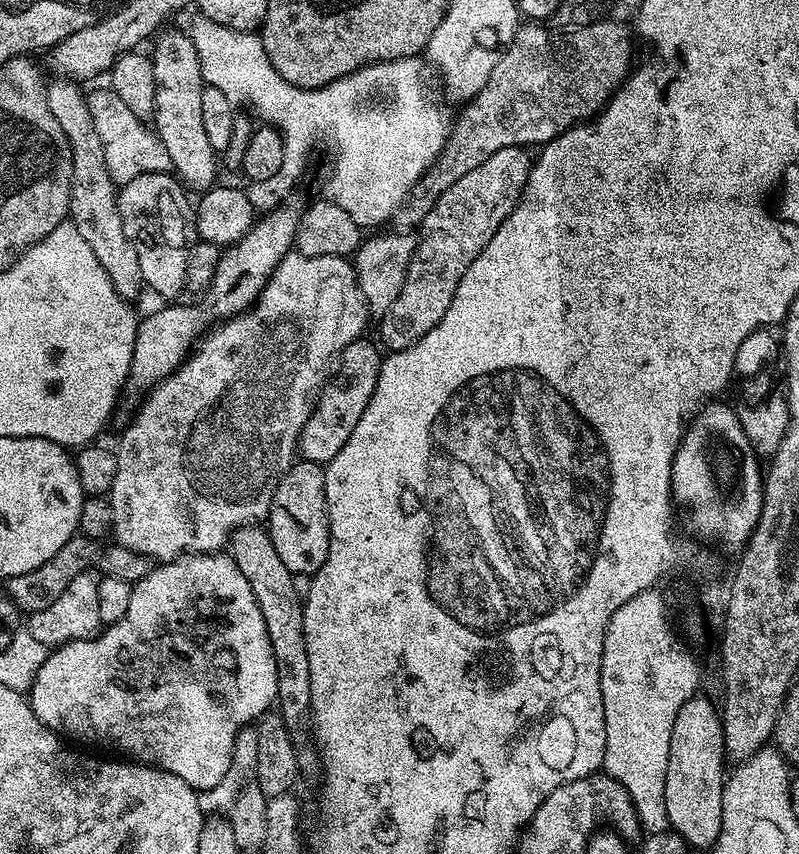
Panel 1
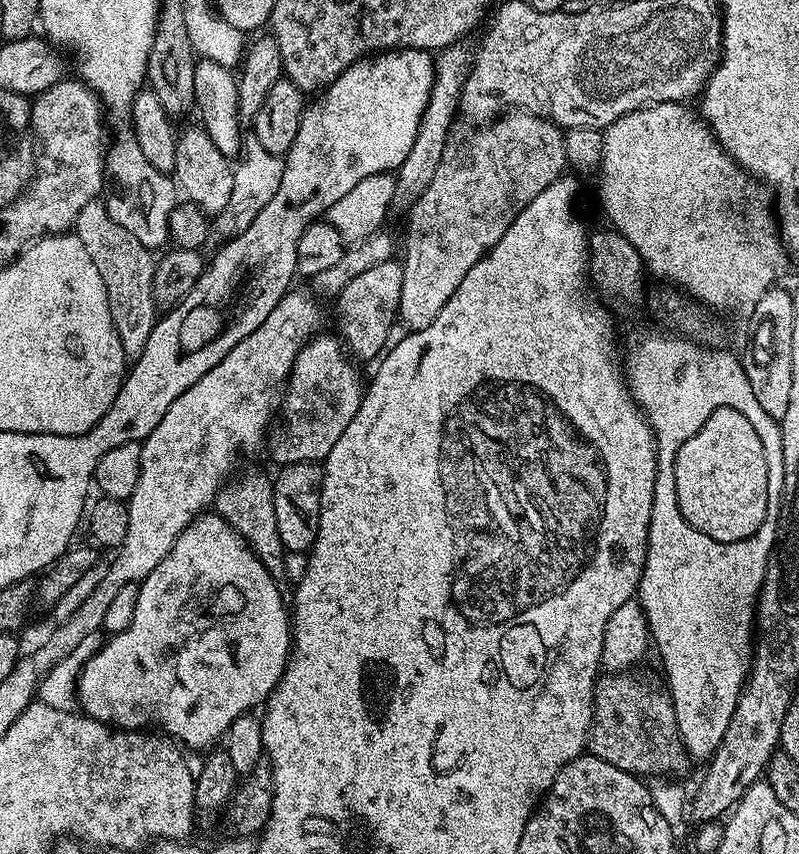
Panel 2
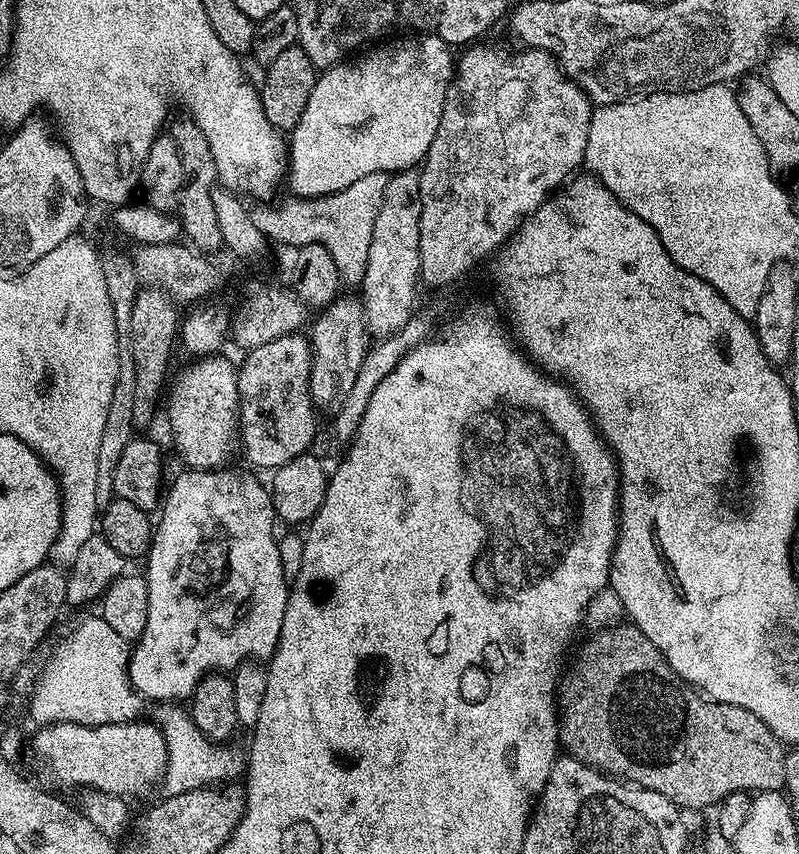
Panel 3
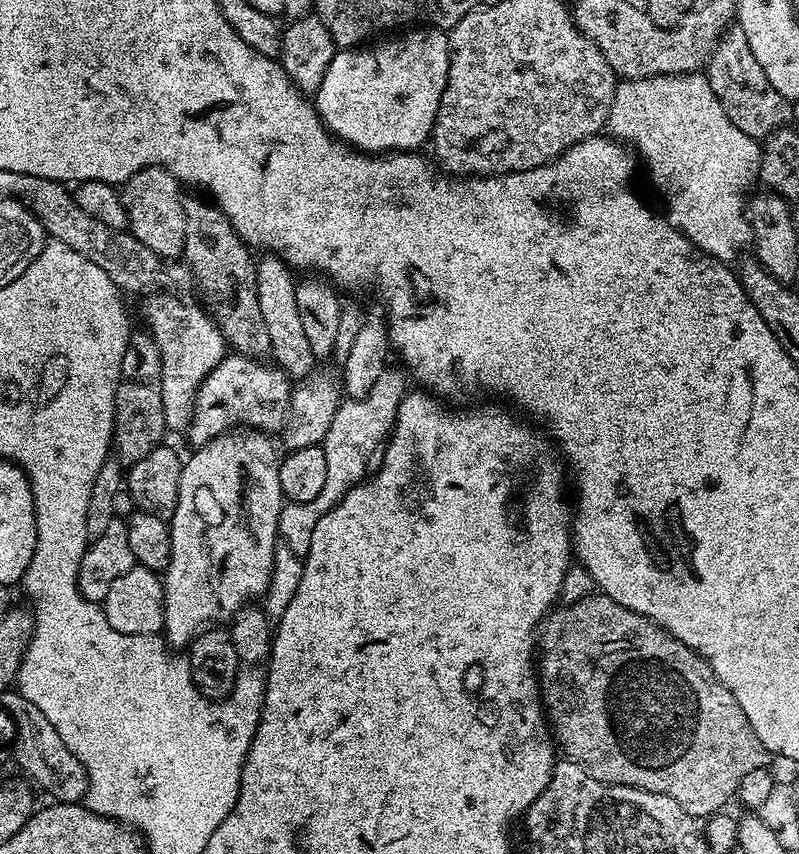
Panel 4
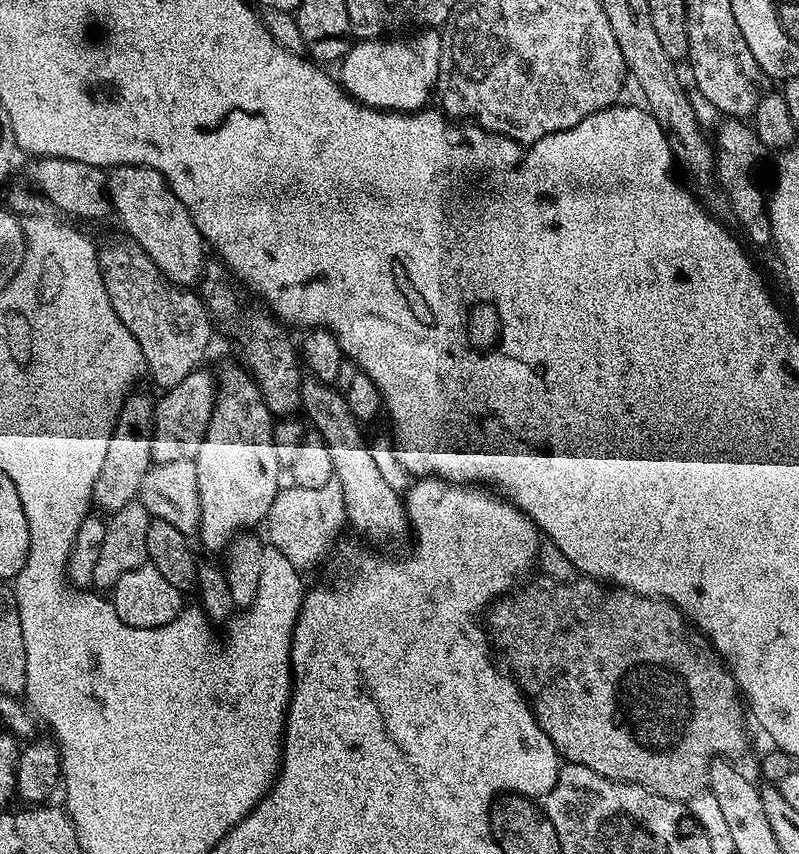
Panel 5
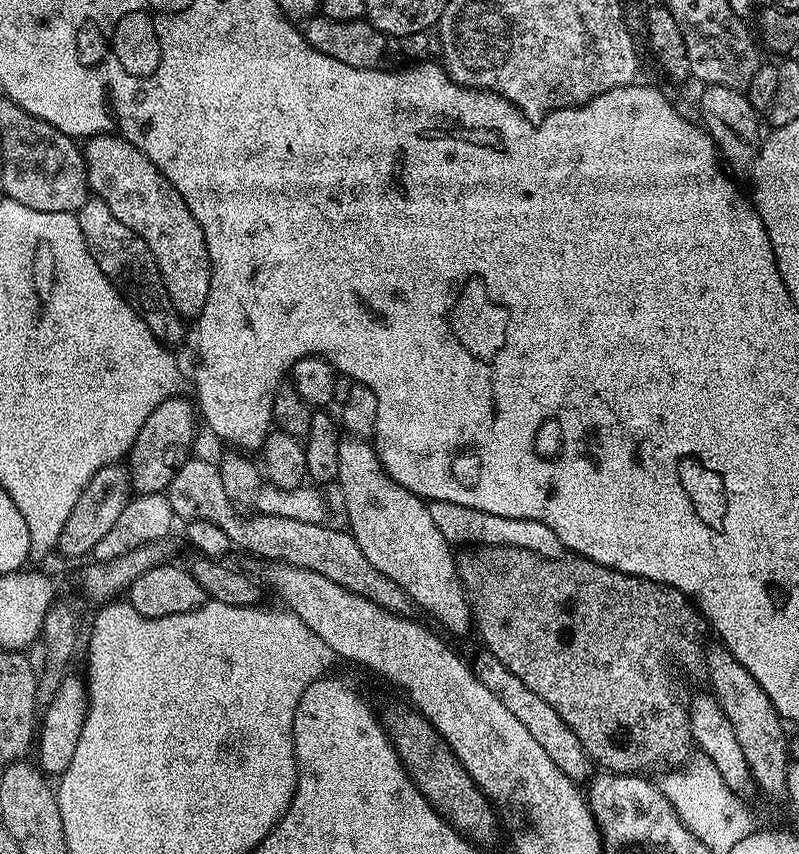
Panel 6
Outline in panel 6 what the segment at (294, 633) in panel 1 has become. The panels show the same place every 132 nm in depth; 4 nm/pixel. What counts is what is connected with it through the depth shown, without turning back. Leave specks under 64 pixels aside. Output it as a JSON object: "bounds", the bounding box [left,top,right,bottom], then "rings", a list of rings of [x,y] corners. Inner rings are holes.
{"bounds":[80,198,186,346],"rings":[[[89,198],[80,208],[80,225],[82,226],[82,238],[86,238],[86,246],[90,250],[90,258],[98,262],[98,270],[106,274],[106,278],[131,308],[150,326],[150,330],[159,338],[161,344],[173,346],[184,336],[186,321],[184,317],[174,310],[170,298],[166,294],[166,286],[160,277],[160,271],[156,265],[154,254],[150,254],[150,246],[130,230],[130,226],[122,226],[110,206],[106,202]]]}

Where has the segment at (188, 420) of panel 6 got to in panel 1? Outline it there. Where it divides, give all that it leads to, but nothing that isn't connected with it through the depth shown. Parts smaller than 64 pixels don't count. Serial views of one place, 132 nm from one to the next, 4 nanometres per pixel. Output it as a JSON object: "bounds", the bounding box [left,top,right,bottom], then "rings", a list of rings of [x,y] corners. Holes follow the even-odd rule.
{"bounds":[299,338,382,466],"rings":[[[361,338],[346,346],[342,357],[344,376],[337,375],[329,379],[321,388],[318,403],[313,407],[306,426],[300,431],[299,459],[326,466],[332,461],[334,454],[338,454],[338,450],[346,446],[350,434],[354,434],[354,426],[358,426],[358,418],[362,418],[380,377],[382,352],[375,343],[373,344],[368,338]]]}

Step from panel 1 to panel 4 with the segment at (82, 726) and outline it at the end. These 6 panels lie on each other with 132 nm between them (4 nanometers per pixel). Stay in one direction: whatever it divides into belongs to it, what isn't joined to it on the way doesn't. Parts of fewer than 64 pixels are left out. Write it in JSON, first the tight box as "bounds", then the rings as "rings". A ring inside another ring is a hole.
{"bounds":[162,430,286,650],"rings":[[[229,430],[224,435],[214,438],[209,444],[195,449],[192,457],[183,461],[178,482],[178,500],[176,509],[172,511],[168,533],[170,534],[170,556],[168,567],[162,573],[164,581],[164,630],[163,639],[173,649],[180,650],[191,644],[200,633],[211,629],[213,626],[223,625],[231,621],[232,616],[243,608],[245,604],[255,601],[255,596],[263,597],[268,590],[268,583],[272,581],[272,568],[276,564],[274,550],[278,543],[279,514],[286,501],[284,491],[280,485],[280,460],[276,456],[276,448],[271,444],[269,437],[263,432],[255,430]]]}

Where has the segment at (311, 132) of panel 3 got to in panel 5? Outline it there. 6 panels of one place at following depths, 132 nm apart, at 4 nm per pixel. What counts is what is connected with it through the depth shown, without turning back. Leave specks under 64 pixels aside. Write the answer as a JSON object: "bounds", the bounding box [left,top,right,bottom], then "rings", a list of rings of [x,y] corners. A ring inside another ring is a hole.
{"bounds":[338,30,442,112],"rings":[[[416,30],[391,38],[361,40],[353,43],[339,61],[338,79],[359,104],[368,108],[383,108],[386,112],[419,112],[431,101],[428,99],[433,99],[441,58],[442,42],[440,32],[436,30]]]}

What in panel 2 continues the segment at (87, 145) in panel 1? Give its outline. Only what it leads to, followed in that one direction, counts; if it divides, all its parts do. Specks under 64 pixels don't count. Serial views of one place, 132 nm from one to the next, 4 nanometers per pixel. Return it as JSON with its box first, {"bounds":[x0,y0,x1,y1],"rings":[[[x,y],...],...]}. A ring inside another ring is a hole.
{"bounds":[74,199,158,361],"rings":[[[99,199],[92,200],[82,210],[78,210],[78,218],[74,225],[74,234],[86,246],[94,266],[98,266],[98,274],[102,274],[102,282],[106,286],[106,302],[110,302],[110,318],[114,322],[114,330],[118,330],[118,342],[122,342],[125,361],[137,360],[146,346],[146,338],[150,330],[156,325],[158,319],[158,305],[152,293],[152,283],[154,282],[154,270],[156,260],[153,253],[130,230],[118,226],[114,218],[110,218],[107,203]]]}

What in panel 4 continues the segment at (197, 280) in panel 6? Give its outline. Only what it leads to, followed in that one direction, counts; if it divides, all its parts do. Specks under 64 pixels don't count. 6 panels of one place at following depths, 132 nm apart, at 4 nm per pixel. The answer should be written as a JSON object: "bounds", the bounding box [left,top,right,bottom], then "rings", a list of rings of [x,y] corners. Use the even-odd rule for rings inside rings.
{"bounds":[120,166,186,258],"rings":[[[158,166],[143,168],[123,184],[120,197],[128,215],[127,231],[131,232],[134,238],[138,238],[142,246],[150,246],[154,254],[165,258],[183,257],[186,242],[186,214],[182,185],[175,176]]]}

